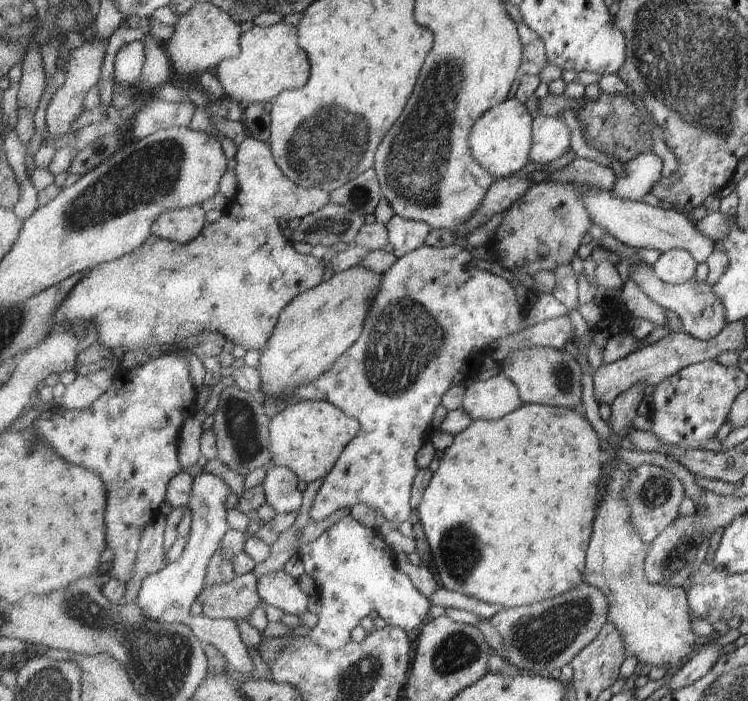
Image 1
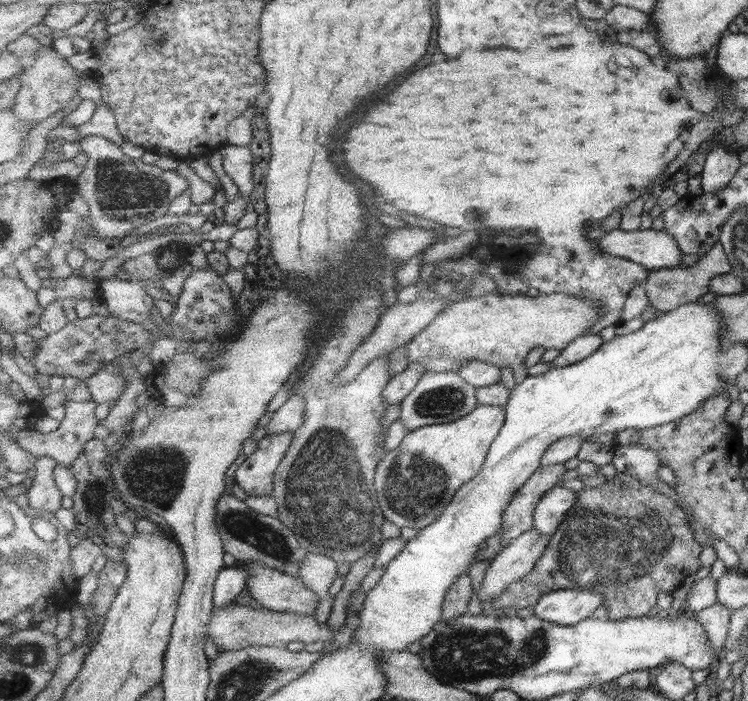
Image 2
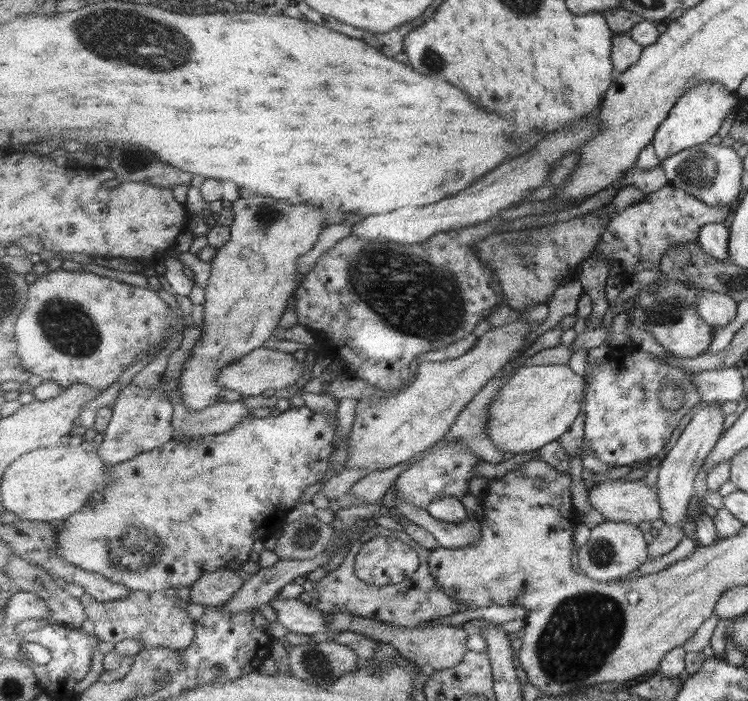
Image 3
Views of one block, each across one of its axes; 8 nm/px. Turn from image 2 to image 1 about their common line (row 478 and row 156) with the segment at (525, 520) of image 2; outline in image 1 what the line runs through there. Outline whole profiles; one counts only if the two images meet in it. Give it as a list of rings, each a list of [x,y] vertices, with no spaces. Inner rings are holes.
[[[537,116],[534,119],[533,146],[529,153],[530,162],[547,164],[551,160],[561,158],[569,148],[569,128],[559,118],[550,116]]]

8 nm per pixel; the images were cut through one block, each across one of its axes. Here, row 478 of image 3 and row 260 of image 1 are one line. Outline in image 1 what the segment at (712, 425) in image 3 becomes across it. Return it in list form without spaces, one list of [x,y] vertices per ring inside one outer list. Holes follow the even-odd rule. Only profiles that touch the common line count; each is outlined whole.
[[[673,249],[664,252],[653,264],[656,275],[672,285],[680,285],[691,280],[695,266],[697,266],[696,261],[685,249]]]

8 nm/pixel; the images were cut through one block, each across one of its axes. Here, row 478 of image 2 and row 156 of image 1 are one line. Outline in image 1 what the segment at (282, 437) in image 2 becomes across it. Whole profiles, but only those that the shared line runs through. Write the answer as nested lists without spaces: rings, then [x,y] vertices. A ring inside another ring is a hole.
[[[248,136],[238,148],[233,160],[233,167],[239,179],[239,193],[235,200],[229,201],[227,207],[223,210],[222,215],[214,223],[206,222],[204,230],[201,235],[197,236],[195,240],[185,244],[179,244],[177,241],[164,239],[155,235],[151,235],[145,242],[137,248],[136,251],[130,252],[121,258],[114,261],[103,263],[92,268],[90,273],[83,277],[76,287],[70,292],[70,295],[58,306],[54,314],[55,328],[59,327],[63,320],[67,320],[70,324],[72,322],[83,322],[88,329],[88,342],[92,340],[99,340],[107,348],[115,351],[121,348],[123,351],[141,350],[141,348],[149,348],[153,345],[172,345],[177,341],[184,341],[186,338],[197,336],[206,332],[220,332],[228,339],[231,339],[235,344],[240,344],[245,350],[262,350],[268,345],[268,340],[271,338],[273,329],[278,323],[281,311],[292,302],[296,296],[307,292],[309,289],[314,289],[317,285],[323,282],[325,276],[326,260],[318,259],[313,254],[302,255],[293,248],[293,242],[285,239],[279,220],[281,217],[286,219],[292,217],[306,217],[312,212],[320,211],[324,206],[332,202],[330,193],[322,188],[306,189],[293,182],[277,164],[270,144],[257,140],[255,137]]]

